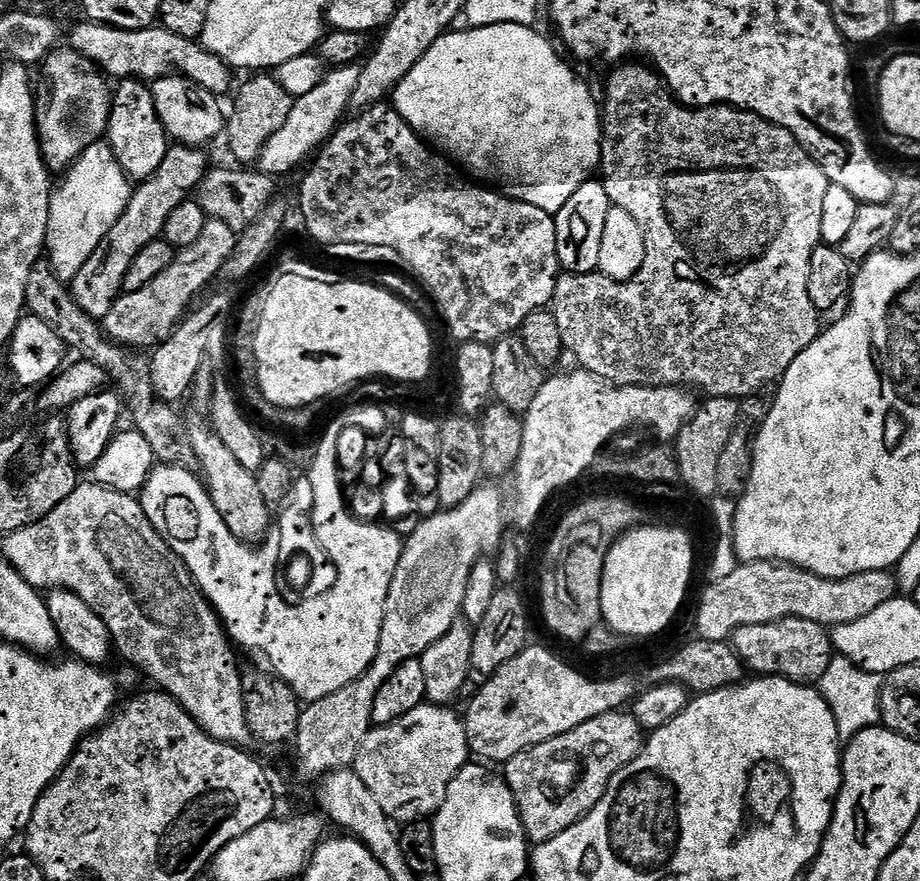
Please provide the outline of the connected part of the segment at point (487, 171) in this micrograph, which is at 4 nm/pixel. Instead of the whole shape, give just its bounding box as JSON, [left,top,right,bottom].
[394,24,602,214]

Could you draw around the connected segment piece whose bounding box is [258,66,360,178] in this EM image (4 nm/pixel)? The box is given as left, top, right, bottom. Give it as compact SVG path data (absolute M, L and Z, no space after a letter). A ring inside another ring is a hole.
M336 66L325 75L322 82L318 82L318 86L314 86L314 90L310 90L310 94L295 97L290 118L286 118L282 130L278 130L278 134L274 134L262 150L258 161L259 171L273 178L281 178L287 172L294 171L304 159L307 161L345 119L344 111L349 111L359 77L359 67Z

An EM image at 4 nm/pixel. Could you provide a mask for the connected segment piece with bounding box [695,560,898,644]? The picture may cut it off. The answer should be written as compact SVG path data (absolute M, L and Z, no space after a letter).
M771 560L741 563L732 574L711 581L708 586L700 596L695 635L712 644L727 641L742 626L756 626L791 616L825 626L858 622L858 618L866 618L866 614L898 596L896 577L891 571L870 570L866 574L831 580L804 572L792 564Z

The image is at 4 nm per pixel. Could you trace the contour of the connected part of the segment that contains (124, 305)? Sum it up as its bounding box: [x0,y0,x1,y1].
[102,219,238,349]

